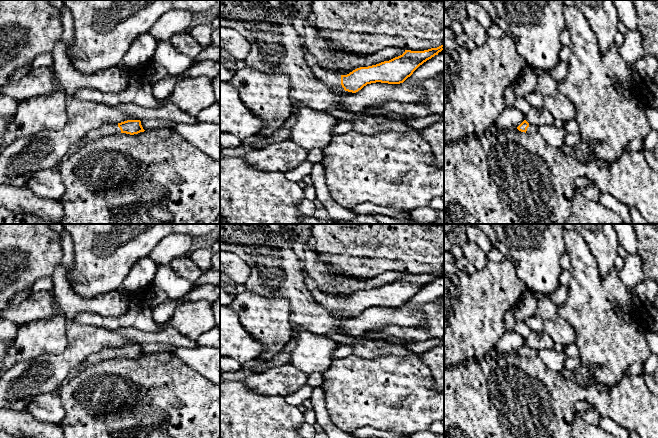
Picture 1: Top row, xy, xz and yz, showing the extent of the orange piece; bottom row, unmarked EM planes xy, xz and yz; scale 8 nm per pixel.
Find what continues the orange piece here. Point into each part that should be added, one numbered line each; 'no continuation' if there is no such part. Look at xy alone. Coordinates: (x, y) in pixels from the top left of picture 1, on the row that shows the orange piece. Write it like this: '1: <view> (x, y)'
1: xy (108, 129)

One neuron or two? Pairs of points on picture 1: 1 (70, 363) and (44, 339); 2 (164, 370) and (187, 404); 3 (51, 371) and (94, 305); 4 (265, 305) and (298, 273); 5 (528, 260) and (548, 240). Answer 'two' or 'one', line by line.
1: two
2: one
3: one
4: two
5: one

